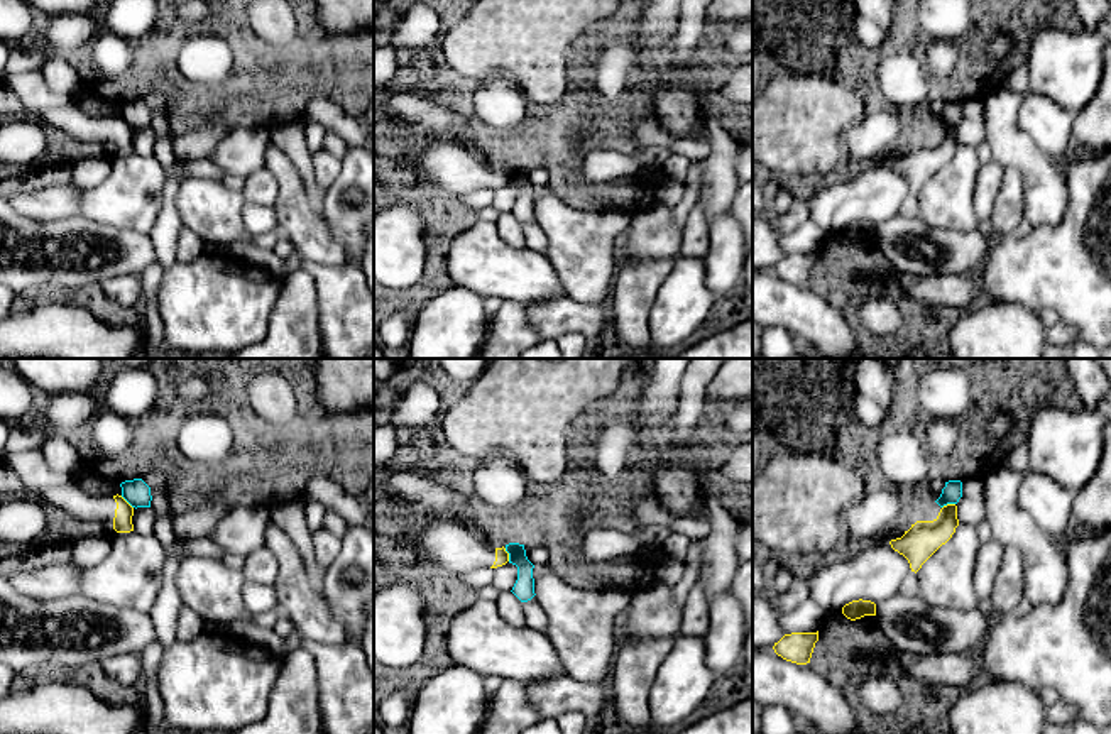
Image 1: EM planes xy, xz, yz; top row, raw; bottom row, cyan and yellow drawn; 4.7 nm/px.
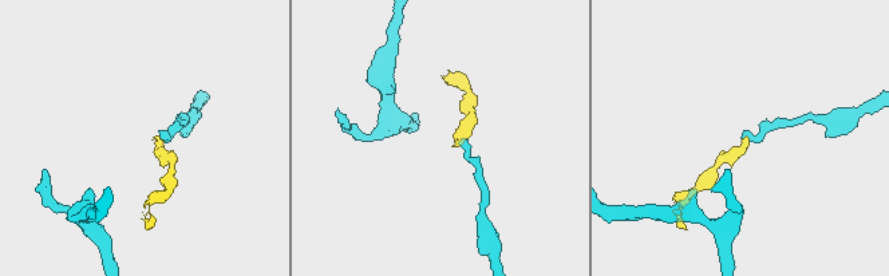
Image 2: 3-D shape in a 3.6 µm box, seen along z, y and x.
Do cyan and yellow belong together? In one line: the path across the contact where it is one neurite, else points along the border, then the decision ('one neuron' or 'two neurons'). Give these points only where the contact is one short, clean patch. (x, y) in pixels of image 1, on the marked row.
along xz (504, 548), (509, 560) | two neurons

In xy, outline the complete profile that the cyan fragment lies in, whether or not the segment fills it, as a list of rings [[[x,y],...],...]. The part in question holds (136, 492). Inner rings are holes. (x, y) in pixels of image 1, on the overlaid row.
[[[142,479],[125,480],[120,484],[122,487],[122,497],[132,506],[132,507],[151,507],[151,487]]]

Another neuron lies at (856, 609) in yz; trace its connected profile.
[[[852,600],[842,607],[842,614],[851,619],[861,619],[864,616],[876,616],[876,604],[871,600]]]

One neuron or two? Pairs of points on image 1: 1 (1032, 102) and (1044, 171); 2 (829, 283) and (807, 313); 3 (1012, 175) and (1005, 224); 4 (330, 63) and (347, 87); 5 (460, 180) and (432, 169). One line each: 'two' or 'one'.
1: two
2: two
3: one
4: one
5: one

